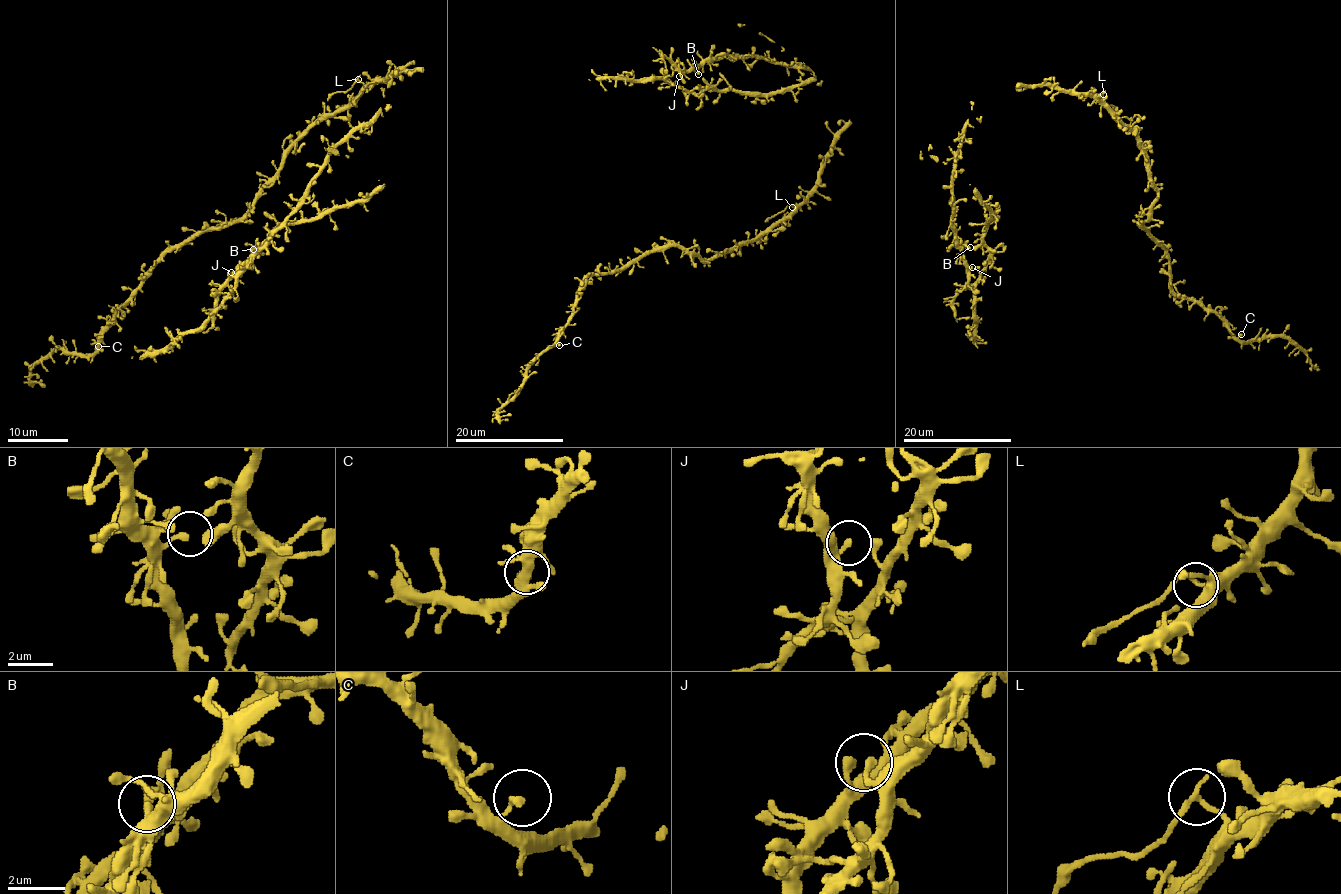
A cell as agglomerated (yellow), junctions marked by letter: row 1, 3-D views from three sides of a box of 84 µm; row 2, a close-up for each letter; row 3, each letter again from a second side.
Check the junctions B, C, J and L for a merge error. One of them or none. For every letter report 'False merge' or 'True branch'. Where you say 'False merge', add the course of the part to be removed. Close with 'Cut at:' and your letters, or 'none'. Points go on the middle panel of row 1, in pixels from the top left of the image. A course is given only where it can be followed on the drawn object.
B: True branch
C: True branch
J: True branch
L: False merge. Course of the part to remove: (792, 206), (789, 205), (765, 221)
Cut at: L

